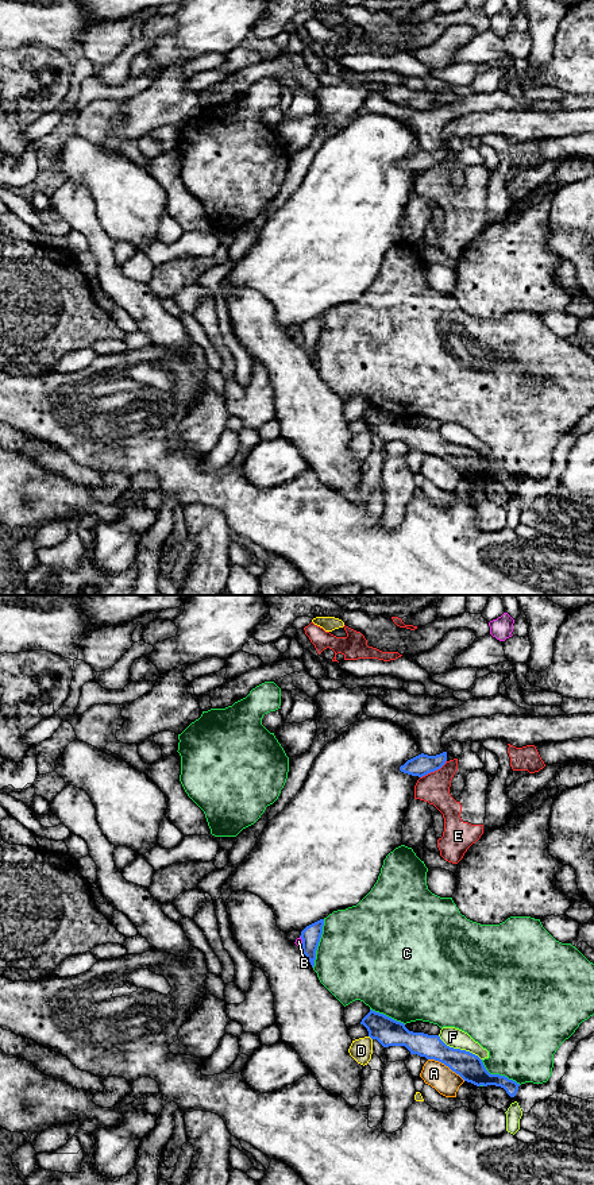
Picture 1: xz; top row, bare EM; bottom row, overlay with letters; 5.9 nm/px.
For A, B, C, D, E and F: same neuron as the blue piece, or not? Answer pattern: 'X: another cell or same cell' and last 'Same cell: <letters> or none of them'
A: another cell
B: another cell
C: another cell
D: another cell
E: another cell
F: another cell
Same cell: none of them

